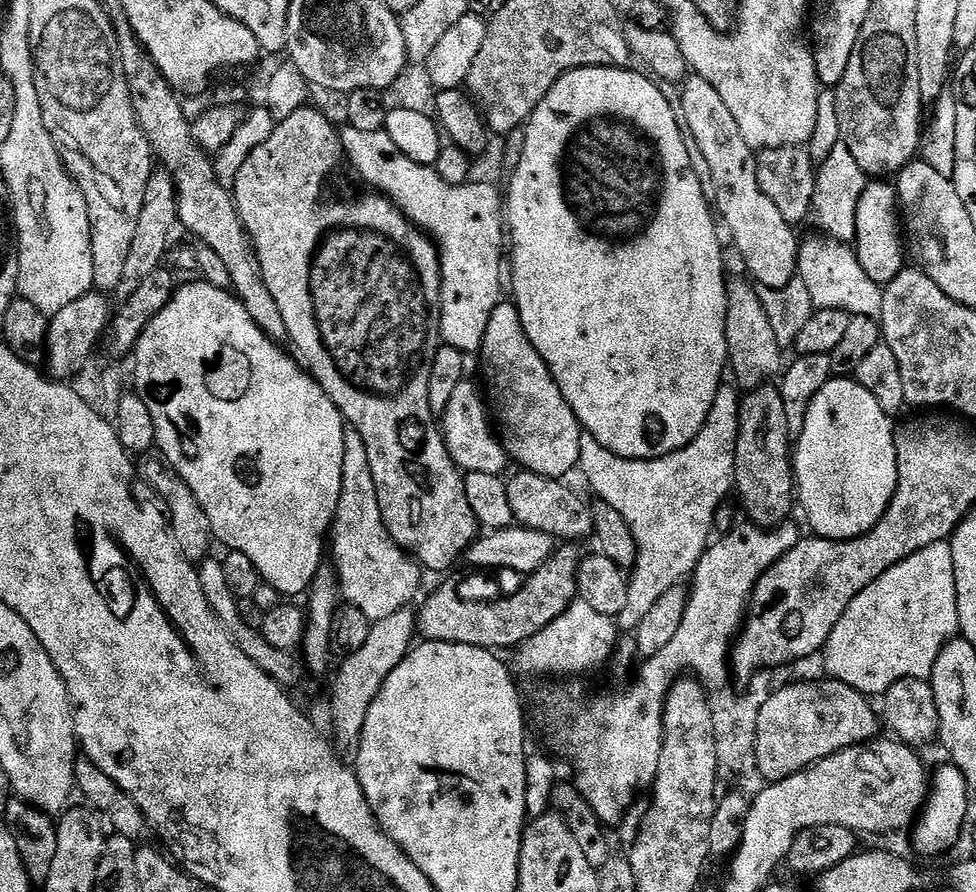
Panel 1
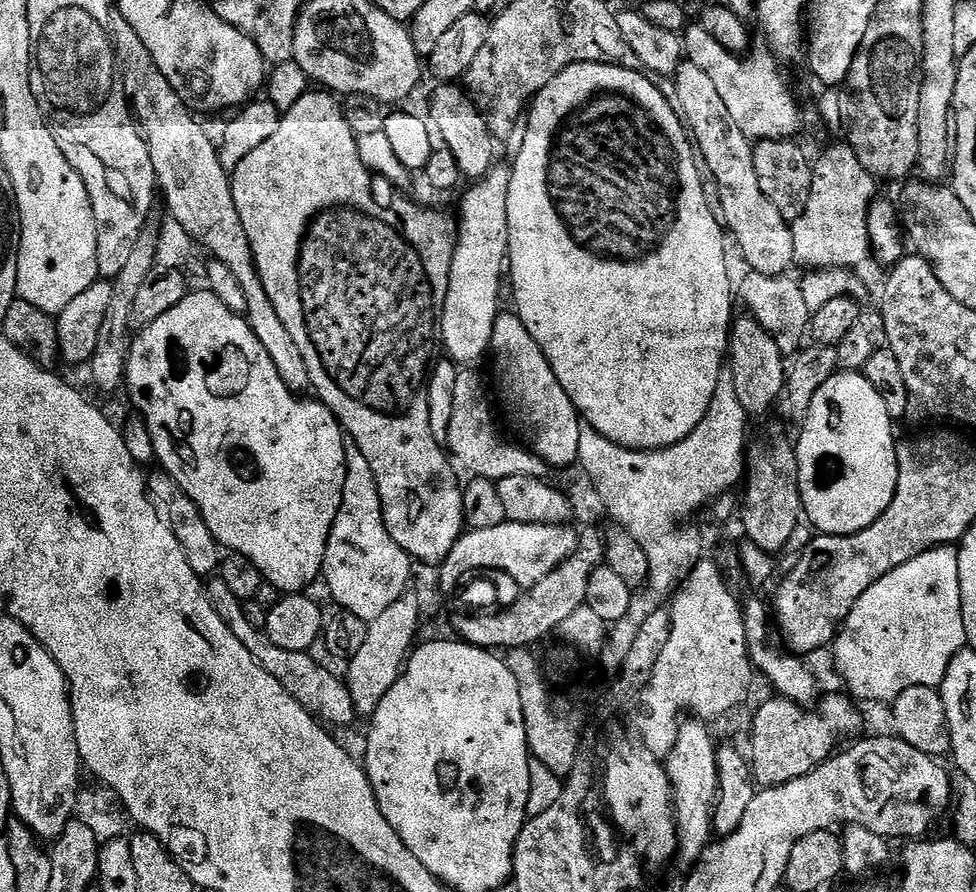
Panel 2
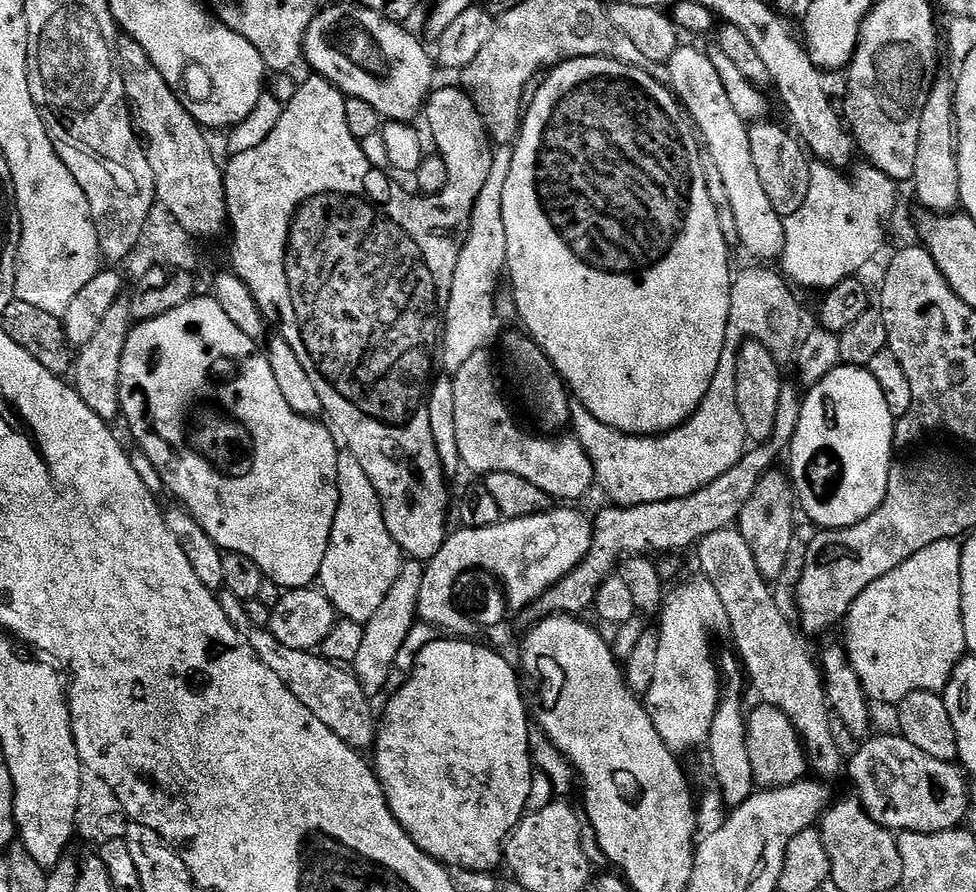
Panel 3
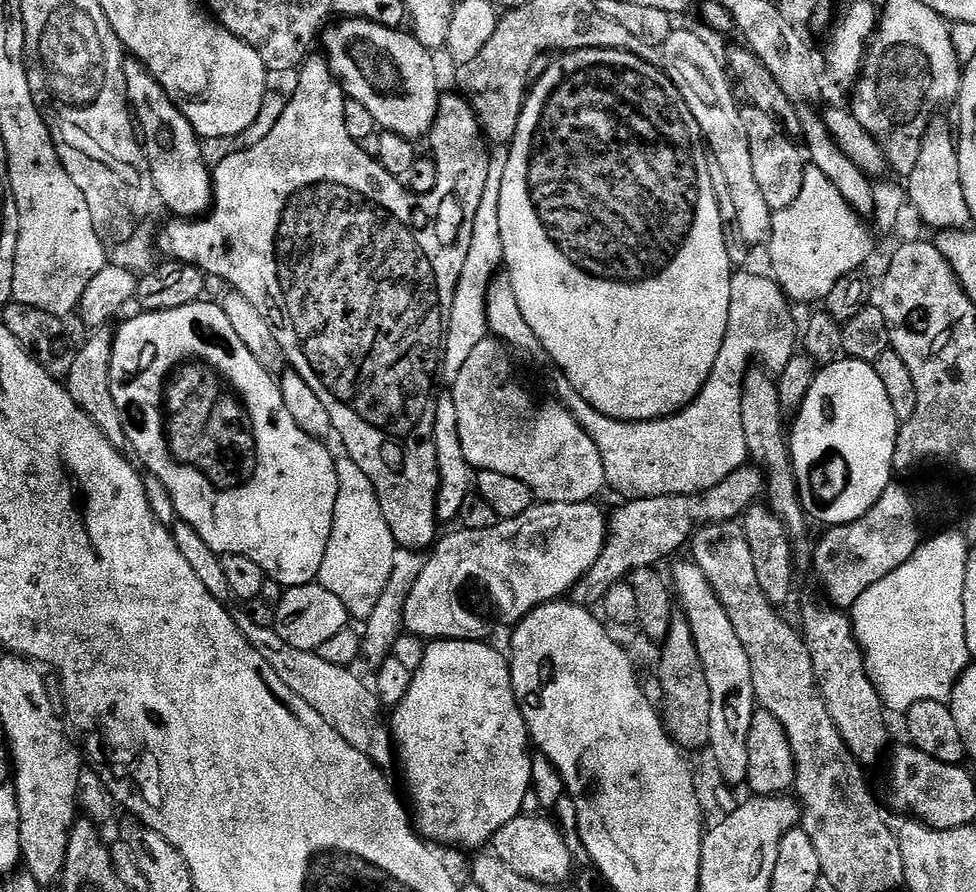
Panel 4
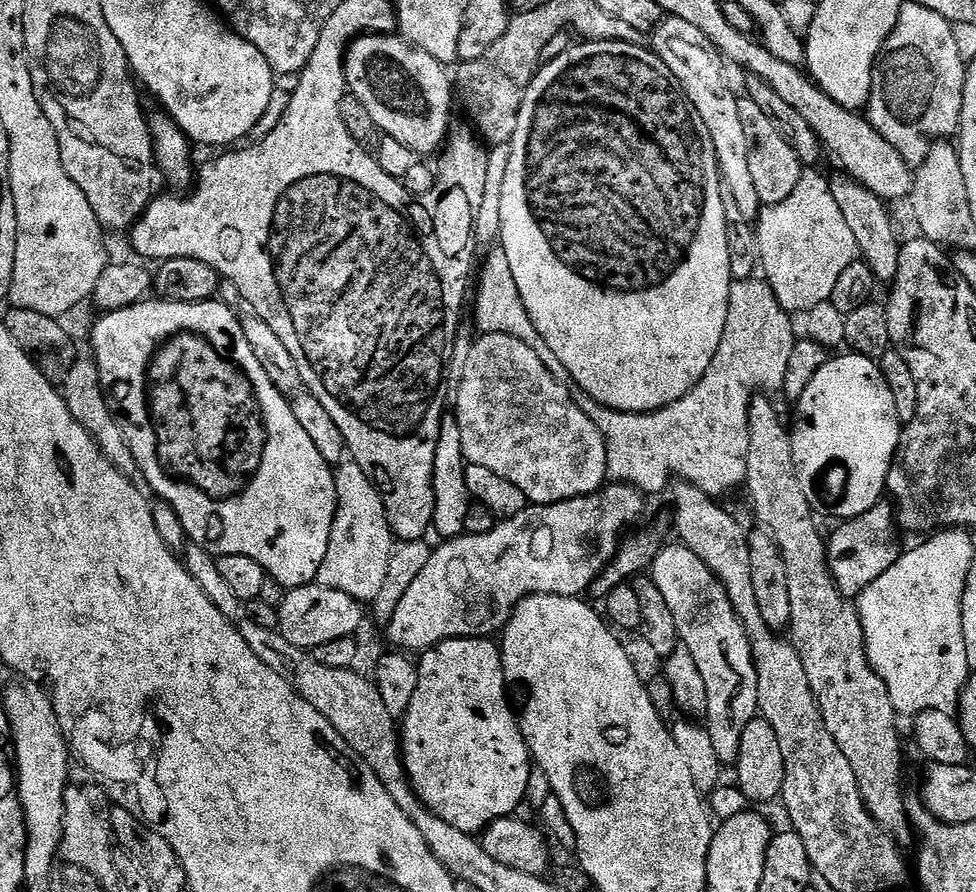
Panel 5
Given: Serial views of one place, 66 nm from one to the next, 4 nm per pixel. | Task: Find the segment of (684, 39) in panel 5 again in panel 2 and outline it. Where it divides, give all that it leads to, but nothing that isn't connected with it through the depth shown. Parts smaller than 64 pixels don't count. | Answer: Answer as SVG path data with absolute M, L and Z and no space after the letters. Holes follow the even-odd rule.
M684 62L674 79L678 90L676 104L686 117L695 147L706 158L718 182L726 210L727 231L736 235L736 244L748 263L747 267L758 274L785 275L789 271L788 267L793 267L796 258L792 229L789 221L784 220L778 210L774 210L770 198L762 194L762 186L758 186L758 174L754 174L753 141L742 134L742 130L738 130L738 122L730 118L730 110L726 110L726 102L722 102L706 70L700 70L691 62Z

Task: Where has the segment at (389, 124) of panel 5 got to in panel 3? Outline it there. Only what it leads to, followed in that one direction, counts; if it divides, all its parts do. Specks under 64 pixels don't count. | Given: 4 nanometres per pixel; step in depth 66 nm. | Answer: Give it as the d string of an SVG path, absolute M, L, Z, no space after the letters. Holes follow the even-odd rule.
M336 2L331 8L323 8L314 22L310 22L304 39L303 59L306 64L308 60L315 75L330 81L345 97L368 102L385 121L412 122L419 114L420 107L429 99L434 83L432 84L432 60L428 57L427 50L420 45L419 38L411 36L406 29L404 24L390 22L374 10L359 8L355 2Z

